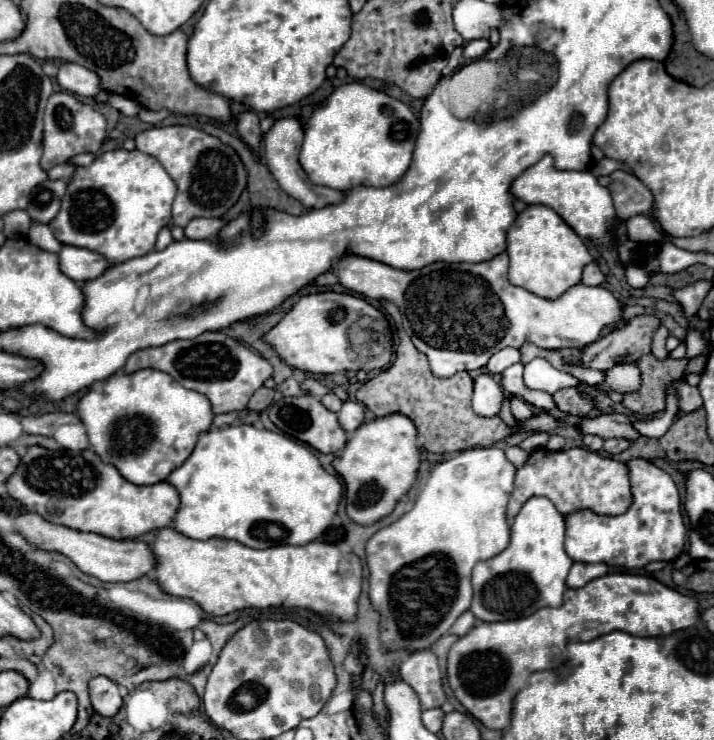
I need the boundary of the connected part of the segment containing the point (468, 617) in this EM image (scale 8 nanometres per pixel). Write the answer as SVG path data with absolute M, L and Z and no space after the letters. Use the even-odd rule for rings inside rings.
M464 612L464 614L454 622L454 626L450 628L450 632L452 632L454 636L464 636L474 624L476 624L474 614L472 614L472 612Z

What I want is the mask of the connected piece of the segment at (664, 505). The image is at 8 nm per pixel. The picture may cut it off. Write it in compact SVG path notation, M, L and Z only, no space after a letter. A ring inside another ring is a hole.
M630 460L632 506L620 516L598 516L590 510L566 516L566 552L574 562L602 562L614 568L644 568L650 562L670 562L684 552L686 526L680 508L680 494L664 470L648 460Z

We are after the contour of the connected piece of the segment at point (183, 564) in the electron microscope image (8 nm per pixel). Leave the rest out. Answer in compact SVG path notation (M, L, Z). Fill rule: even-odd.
M166 526L156 530L152 542L152 554L156 558L154 574L156 582L166 594L178 598L190 598L202 606L204 612L222 616L240 608L270 608L270 606L298 606L314 610L330 620L354 620L356 602L362 588L362 564L356 554L342 554L336 546L314 540L304 546L278 544L264 550L244 546L236 540L210 538L210 540L192 540L178 534L174 528Z

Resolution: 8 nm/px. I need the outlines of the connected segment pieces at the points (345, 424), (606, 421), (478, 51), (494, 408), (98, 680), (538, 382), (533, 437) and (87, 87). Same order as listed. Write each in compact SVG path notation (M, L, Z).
M354 400L344 402L342 404L342 410L338 412L338 422L340 422L340 426L348 434L352 434L364 422L364 408L362 408L362 404L358 404Z
M602 414L596 418L584 418L580 424L582 434L596 434L600 438L624 438L636 442L642 434L634 428L632 420L624 414Z
M480 38L480 40L472 40L466 44L464 48L464 58L482 58L490 48L490 42L486 38Z
M478 376L474 380L474 398L472 398L472 408L476 414L486 416L486 418L494 418L500 414L502 410L502 402L504 402L504 390L502 386L490 376Z
M96 676L88 684L92 706L100 716L114 716L122 706L122 696L118 692L118 684L112 682L108 676Z
M534 358L524 366L524 384L534 390L546 390L554 394L556 390L568 388L568 386L578 386L580 380L576 380L572 374L564 374L544 358Z
M534 432L534 434L530 434L526 440L522 440L522 442L518 444L518 448L526 450L526 452L532 452L534 448L540 448L540 446L544 448L546 442L548 442L548 434L544 434L544 432Z
M64 62L60 66L58 72L58 84L78 96L88 96L88 98L96 98L104 88L100 82L100 76L80 64L70 64Z

